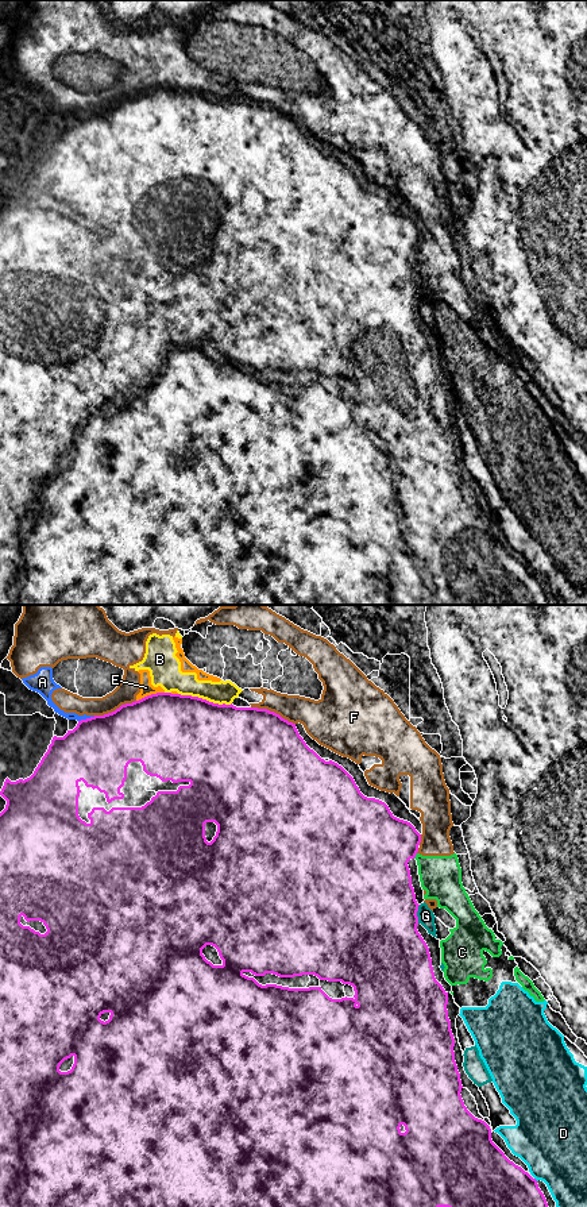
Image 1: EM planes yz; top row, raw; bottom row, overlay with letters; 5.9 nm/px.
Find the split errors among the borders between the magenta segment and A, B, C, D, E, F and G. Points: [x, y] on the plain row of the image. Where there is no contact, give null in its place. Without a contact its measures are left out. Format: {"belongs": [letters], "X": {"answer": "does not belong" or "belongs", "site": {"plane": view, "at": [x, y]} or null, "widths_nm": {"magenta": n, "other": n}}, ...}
{"belongs": [], "A": {"answer": "does not belong", "site": {"plane": "yz", "at": [87, 114]}, "widths_nm": {"magenta": 400, "other": 50}}, "B": {"answer": "does not belong", "site": {"plane": "yz", "at": [205, 95]}, "widths_nm": {"magenta": 500, "other": 160}}, "C": {"answer": "does not belong", "site": {"plane": "yz", "at": [414, 251]}, "widths_nm": {"magenta": 440, "other": 240}}, "D": {"answer": "does not belong", "site": null}, "E": {"answer": "does not belong", "site": {"plane": "yz", "at": [151, 89]}, "widths_nm": {"magenta": 460, "other": 80}}, "F": {"answer": "does not belong", "site": {"plane": "yz", "at": [273, 107]}, "widths_nm": {"magenta": 500, "other": 180}}, "G": {"answer": "does not belong", "site": {"plane": "yz", "at": [416, 309]}, "widths_nm": {"magenta": 500, "other": 100}}}

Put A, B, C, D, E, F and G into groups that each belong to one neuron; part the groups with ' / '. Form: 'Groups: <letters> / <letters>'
Groups: A B C D E F G

